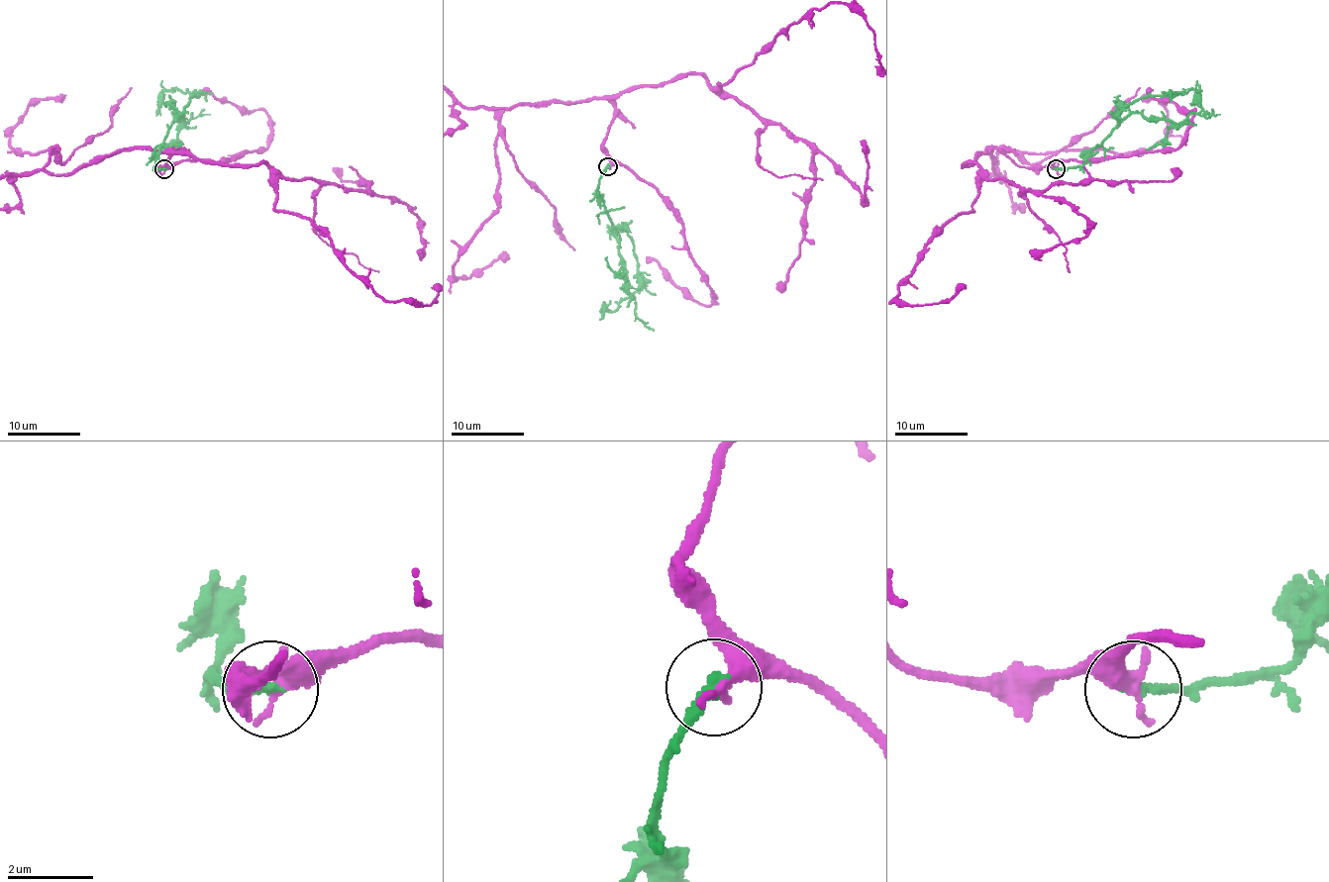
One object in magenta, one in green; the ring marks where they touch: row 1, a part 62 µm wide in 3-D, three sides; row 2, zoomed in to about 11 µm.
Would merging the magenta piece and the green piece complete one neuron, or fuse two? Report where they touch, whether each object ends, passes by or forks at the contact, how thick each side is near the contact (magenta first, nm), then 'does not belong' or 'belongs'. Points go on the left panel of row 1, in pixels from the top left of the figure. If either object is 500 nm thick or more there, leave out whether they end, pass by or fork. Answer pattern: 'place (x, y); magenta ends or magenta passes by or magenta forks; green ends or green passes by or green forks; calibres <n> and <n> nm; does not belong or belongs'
place (164, 168); magenta ends; green ends; calibres 400 and 240 nm; does not belong

